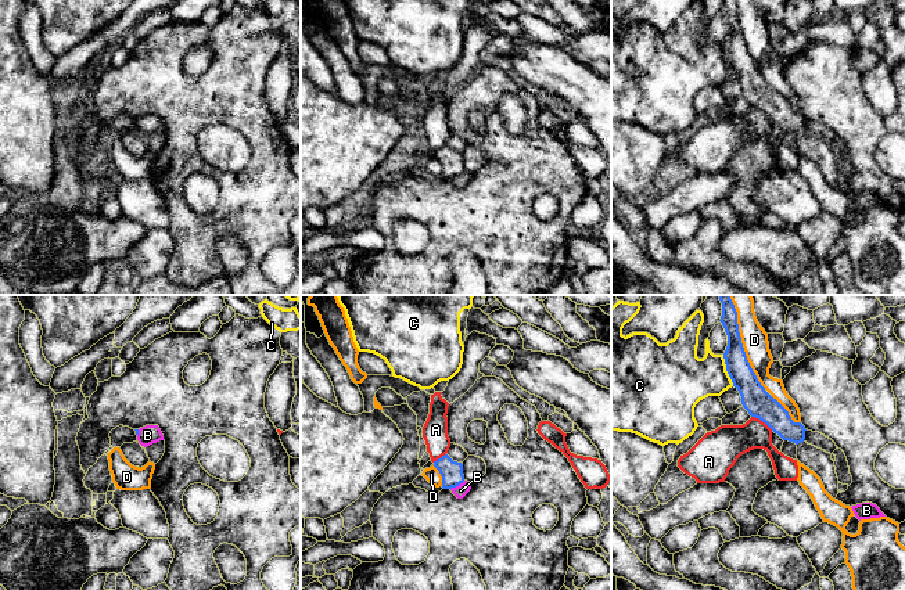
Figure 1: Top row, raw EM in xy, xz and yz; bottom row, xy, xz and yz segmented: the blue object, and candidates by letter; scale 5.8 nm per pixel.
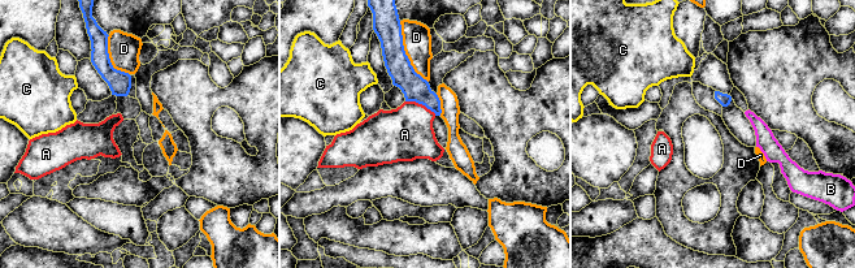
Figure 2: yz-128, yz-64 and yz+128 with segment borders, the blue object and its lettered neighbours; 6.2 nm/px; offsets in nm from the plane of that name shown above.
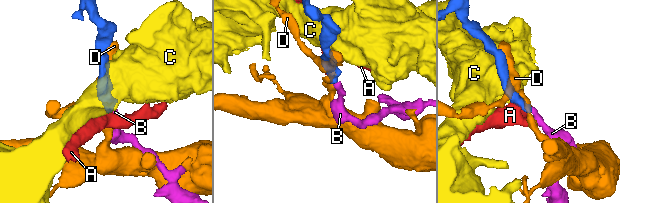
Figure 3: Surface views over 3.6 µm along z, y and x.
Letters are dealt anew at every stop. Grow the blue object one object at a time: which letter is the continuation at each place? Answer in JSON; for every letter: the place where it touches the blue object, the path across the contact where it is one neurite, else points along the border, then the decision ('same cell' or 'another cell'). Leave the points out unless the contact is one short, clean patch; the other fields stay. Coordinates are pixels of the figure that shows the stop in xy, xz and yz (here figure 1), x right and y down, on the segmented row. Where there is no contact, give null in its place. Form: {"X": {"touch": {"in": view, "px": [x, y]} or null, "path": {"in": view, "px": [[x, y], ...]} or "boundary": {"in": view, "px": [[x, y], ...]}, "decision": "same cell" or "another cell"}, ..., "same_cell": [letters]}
{"A": {"touch": {"in": "yz", "px": [762, 421]}, "boundary": {"in": "yz", "px": [[751, 416], [764, 421], [772, 430]]}, "decision": "another cell"}, "B": {"touch": {"in": "xz", "px": [458, 485]}, "boundary": {"in": "xz", "px": [[464, 481], [451, 489]]}, "decision": "another cell"}, "C": {"touch": {"in": "yz", "px": [726, 370]}, "decision": "another cell"}, "D": {"touch": {"in": "yz", "px": [742, 344]}, "decision": "another cell"}, "same_cell": []}

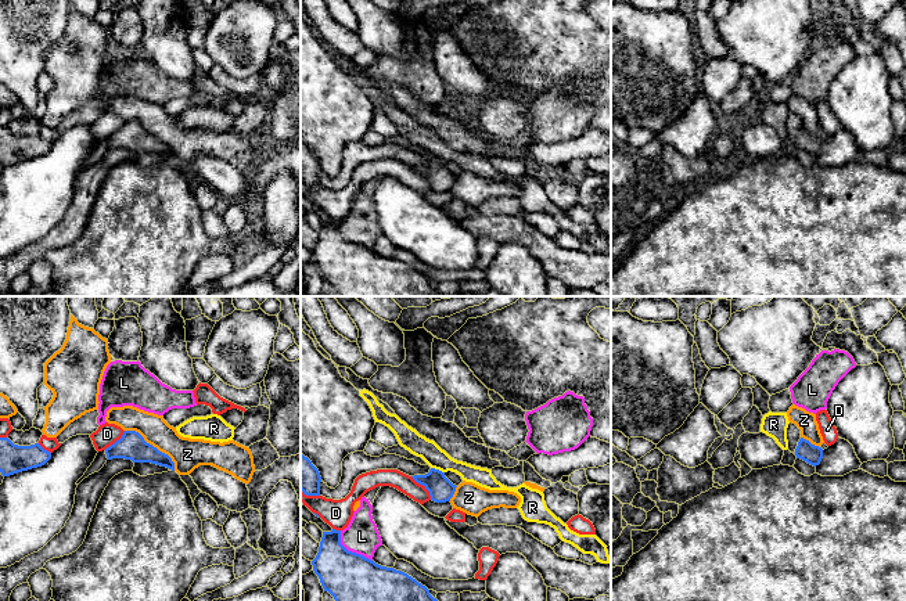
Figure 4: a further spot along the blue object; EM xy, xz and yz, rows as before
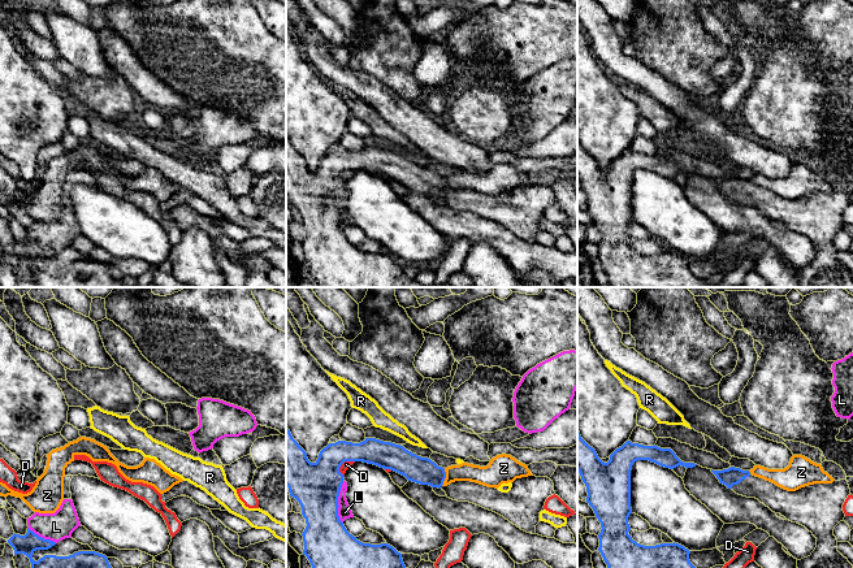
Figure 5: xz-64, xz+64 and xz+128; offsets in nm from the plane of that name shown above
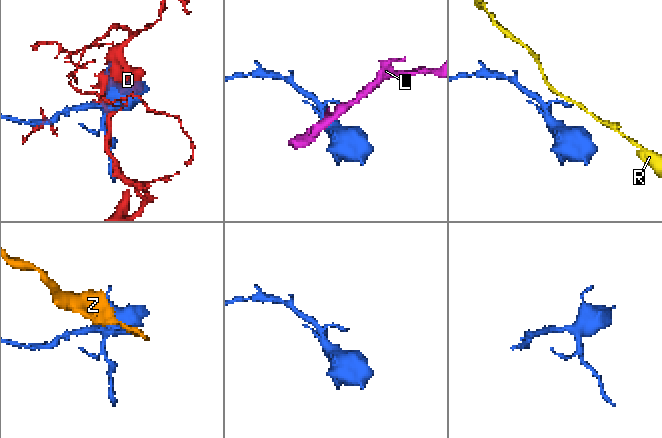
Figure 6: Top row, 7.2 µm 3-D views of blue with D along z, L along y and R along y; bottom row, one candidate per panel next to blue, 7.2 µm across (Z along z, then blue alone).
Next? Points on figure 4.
{"D": {"touch": {"in": "xz", "px": [423, 485]}, "decision": "another cell"}, "L": {"touch": {"in": "xz", "px": [351, 551]}, "boundary": {"in": "xz", "px": [[340, 531], [340, 542], [348, 550], [359, 553], [371, 561]]}, "decision": "another cell"}, "R": {"touch": {"in": "xz", "px": [438, 470]}, "boundary": {"in": "xz", "px": [[431, 467], [443, 472]]}, "decision": "another cell"}, "Z": {"touch": {"in": "xy", "px": [153, 446]}, "boundary": {"in": "xy", "px": [[125, 429], [133, 429], [164, 452], [173, 463], [175, 470]]}, "decision": "another cell"}, "same_cell": []}

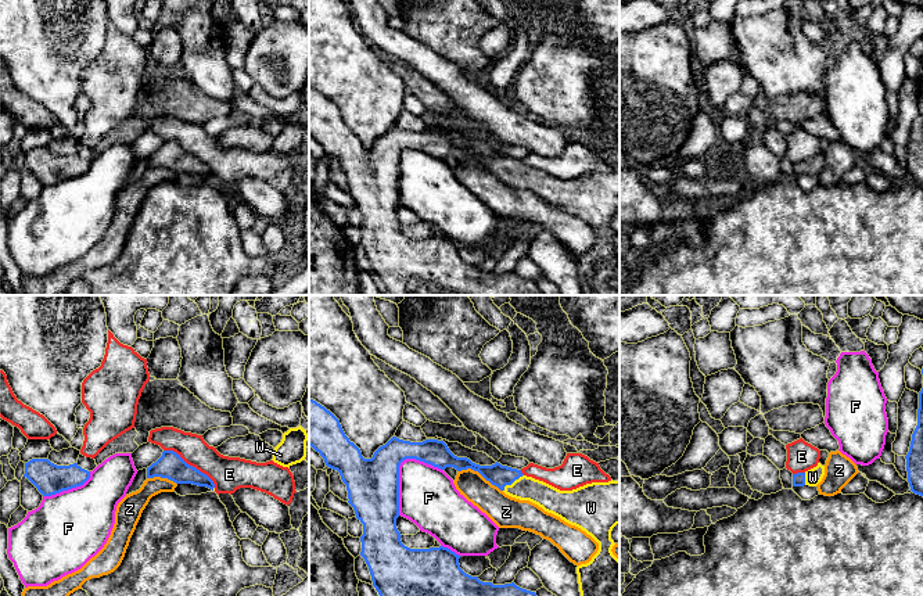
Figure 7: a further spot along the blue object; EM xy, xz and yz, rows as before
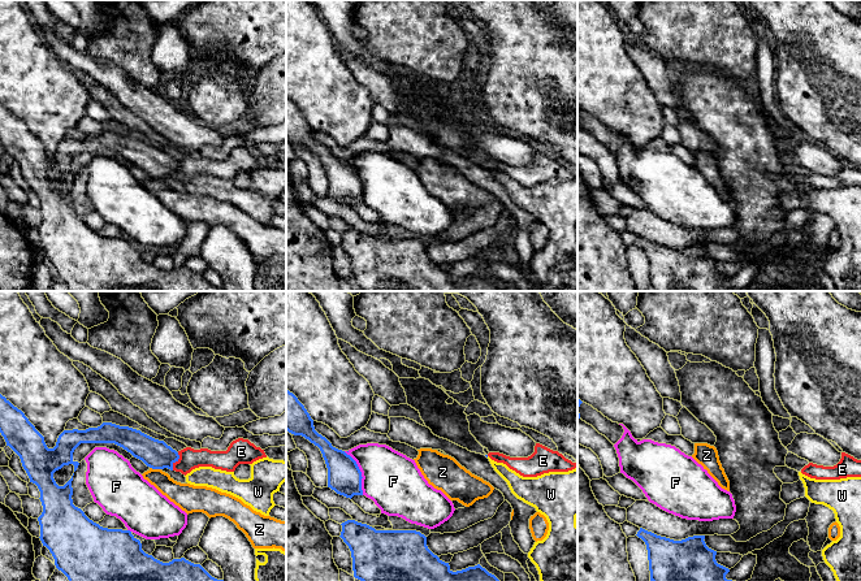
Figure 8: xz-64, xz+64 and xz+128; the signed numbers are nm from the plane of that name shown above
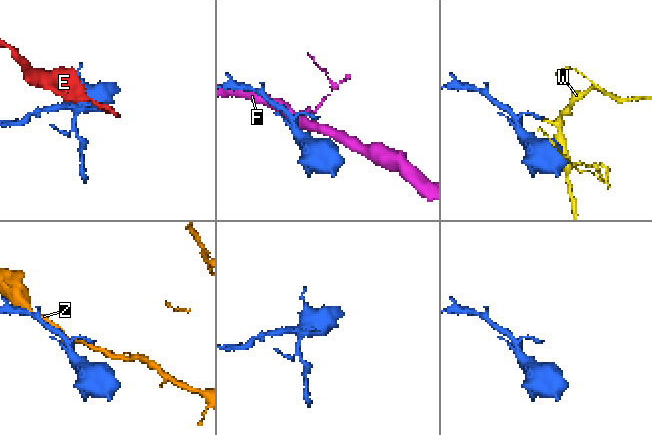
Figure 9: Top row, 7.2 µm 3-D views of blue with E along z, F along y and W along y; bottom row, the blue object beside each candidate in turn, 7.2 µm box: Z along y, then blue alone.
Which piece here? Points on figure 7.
{"E": {"touch": {"in": "xy", "px": [191, 466]}, "boundary": {"in": "xy", "px": [[164, 449], [176, 452], [187, 463], [203, 471], [215, 487]]}, "decision": "another cell"}, "F": {"touch": {"in": "xz", "px": [398, 469]}, "decision": "another cell"}, "W": {"touch": {"in": "xz", "px": [512, 483]}, "path": {"in": "xz", "px": [[499, 476], [512, 483], [534, 489], [550, 499]]}, "decision": "same cell"}, "Z": {"touch": {"in": "xz", "px": [480, 473]}, "decision": "another cell"}, "same_cell": ["W"]}

